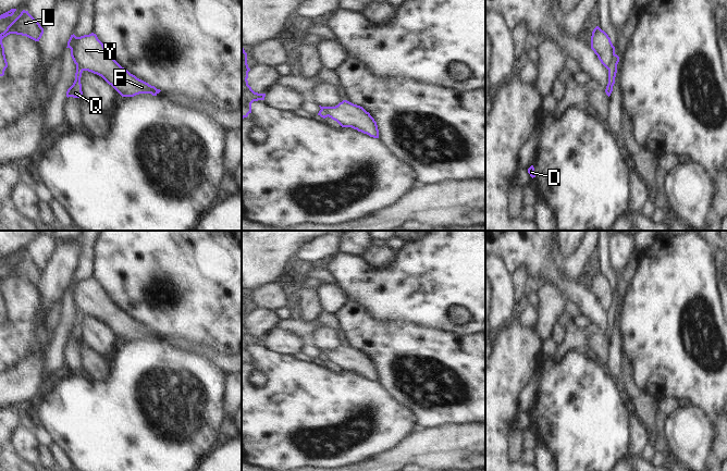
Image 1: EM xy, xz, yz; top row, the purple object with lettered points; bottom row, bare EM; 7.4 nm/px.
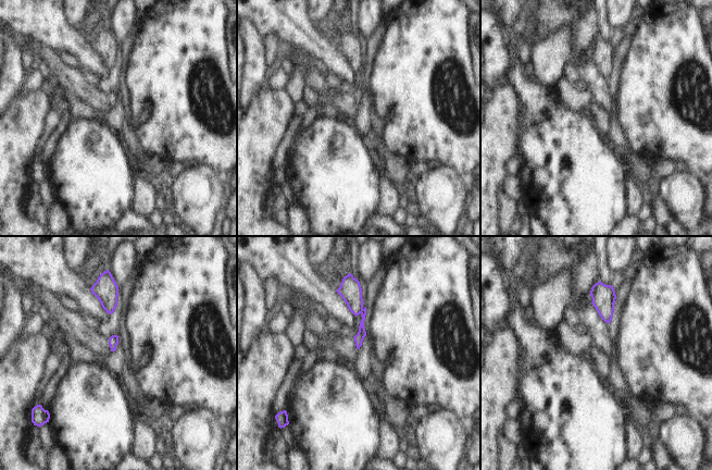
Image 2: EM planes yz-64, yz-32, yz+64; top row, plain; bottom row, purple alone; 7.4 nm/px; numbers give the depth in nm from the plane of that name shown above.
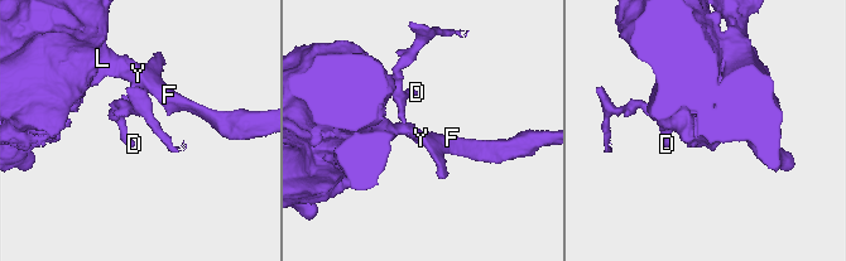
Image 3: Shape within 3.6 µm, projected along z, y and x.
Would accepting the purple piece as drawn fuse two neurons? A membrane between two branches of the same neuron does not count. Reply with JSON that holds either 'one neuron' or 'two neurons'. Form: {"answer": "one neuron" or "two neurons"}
{"answer": "two neurons"}

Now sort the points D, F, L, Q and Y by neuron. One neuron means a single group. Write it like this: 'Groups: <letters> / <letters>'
Groups: D Q / F L Y.

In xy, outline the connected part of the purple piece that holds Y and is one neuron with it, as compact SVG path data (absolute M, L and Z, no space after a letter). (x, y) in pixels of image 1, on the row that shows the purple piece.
M94 33L81 37L71 35L66 48L71 49L71 57L76 65L101 76L122 97L139 94L157 96L161 91L122 67Z

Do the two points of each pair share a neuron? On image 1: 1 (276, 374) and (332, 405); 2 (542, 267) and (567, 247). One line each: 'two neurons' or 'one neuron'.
1: one neuron
2: two neurons

